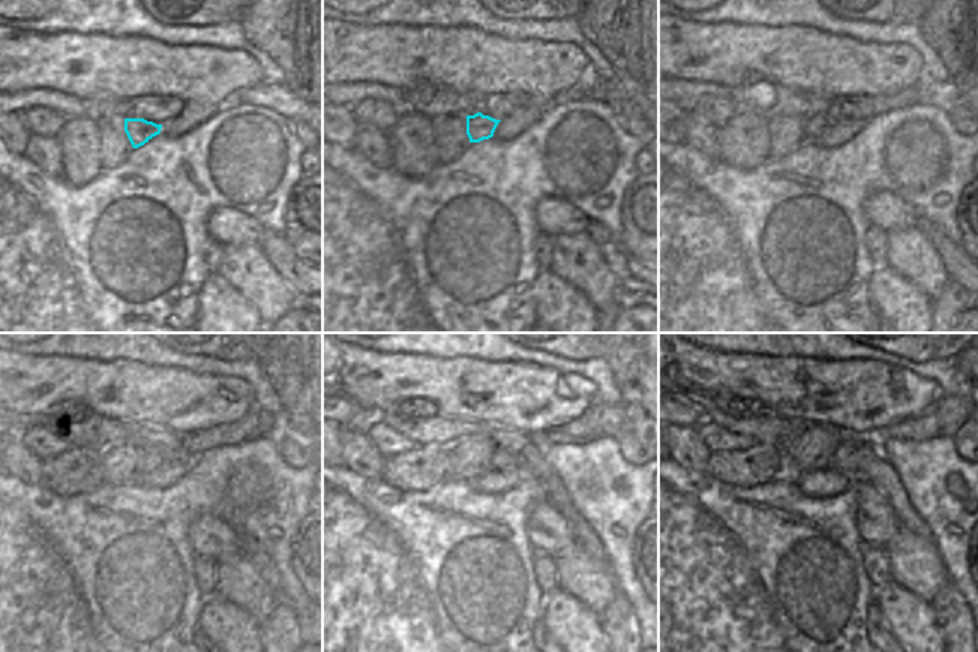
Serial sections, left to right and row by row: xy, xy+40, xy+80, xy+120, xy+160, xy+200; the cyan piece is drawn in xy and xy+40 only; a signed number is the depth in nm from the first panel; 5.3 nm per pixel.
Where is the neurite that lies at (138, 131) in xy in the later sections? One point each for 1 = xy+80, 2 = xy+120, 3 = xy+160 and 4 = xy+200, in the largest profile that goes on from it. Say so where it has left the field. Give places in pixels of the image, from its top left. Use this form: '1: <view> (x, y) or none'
1: xy+80 (816, 126)
2: xy+120 (150, 459)
3: xy+160 (506, 457)
4: xy+200 (846, 459)

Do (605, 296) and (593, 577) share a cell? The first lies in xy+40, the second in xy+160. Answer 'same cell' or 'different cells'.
same cell

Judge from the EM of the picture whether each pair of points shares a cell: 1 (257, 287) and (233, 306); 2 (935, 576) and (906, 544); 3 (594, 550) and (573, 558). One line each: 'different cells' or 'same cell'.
1: different cells
2: same cell
3: different cells

